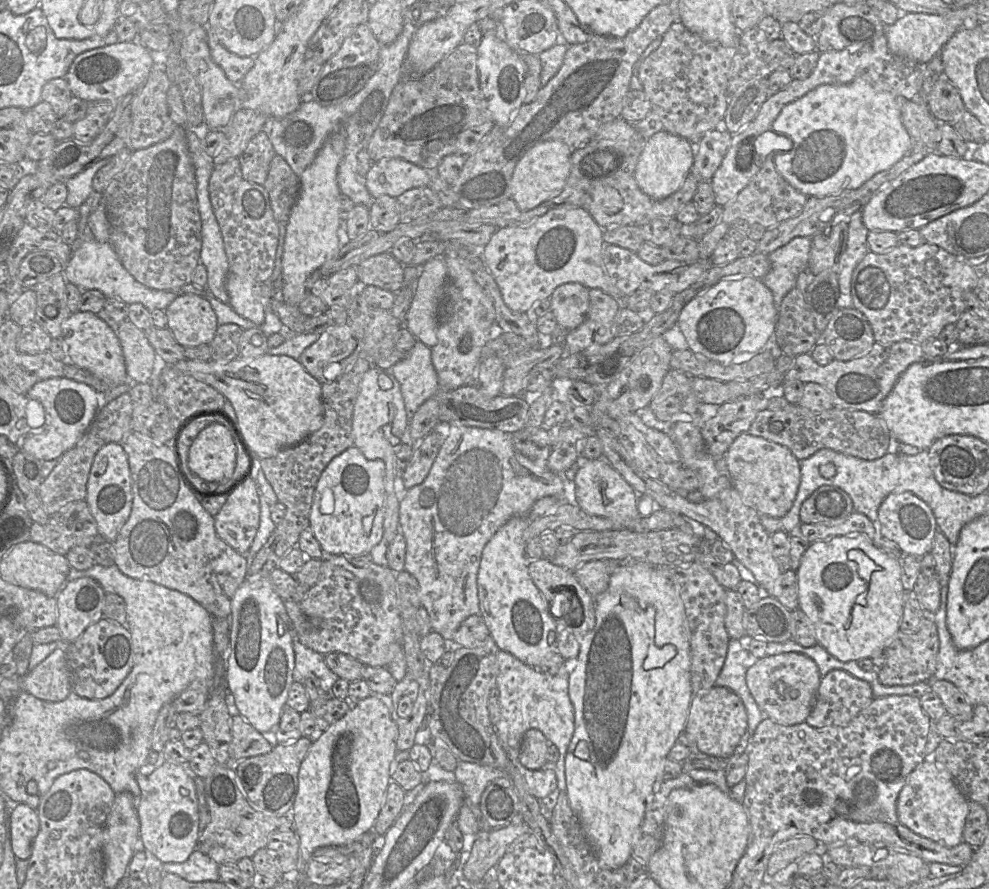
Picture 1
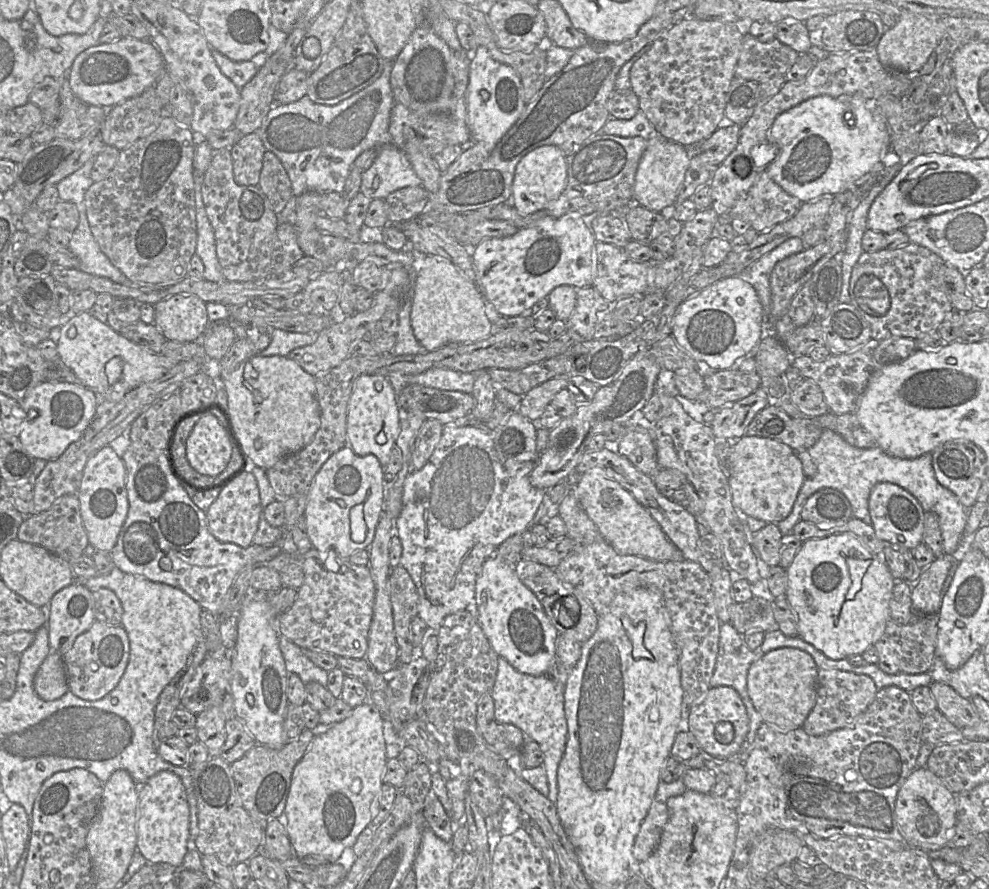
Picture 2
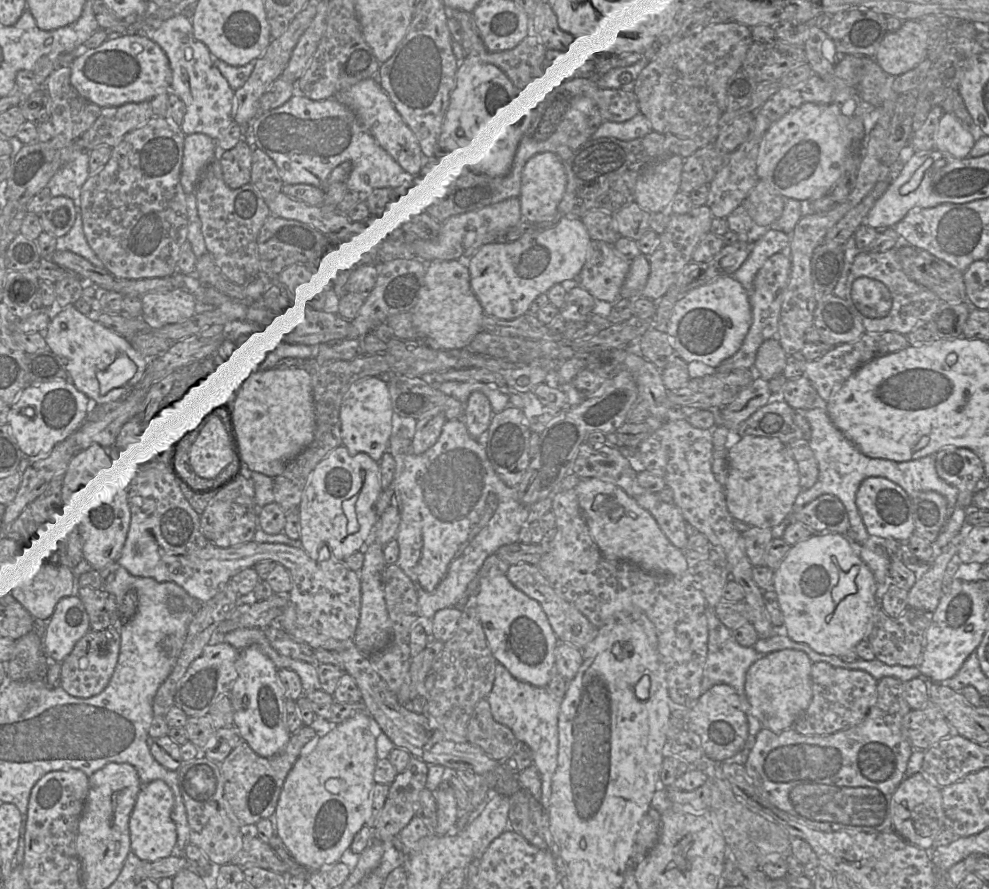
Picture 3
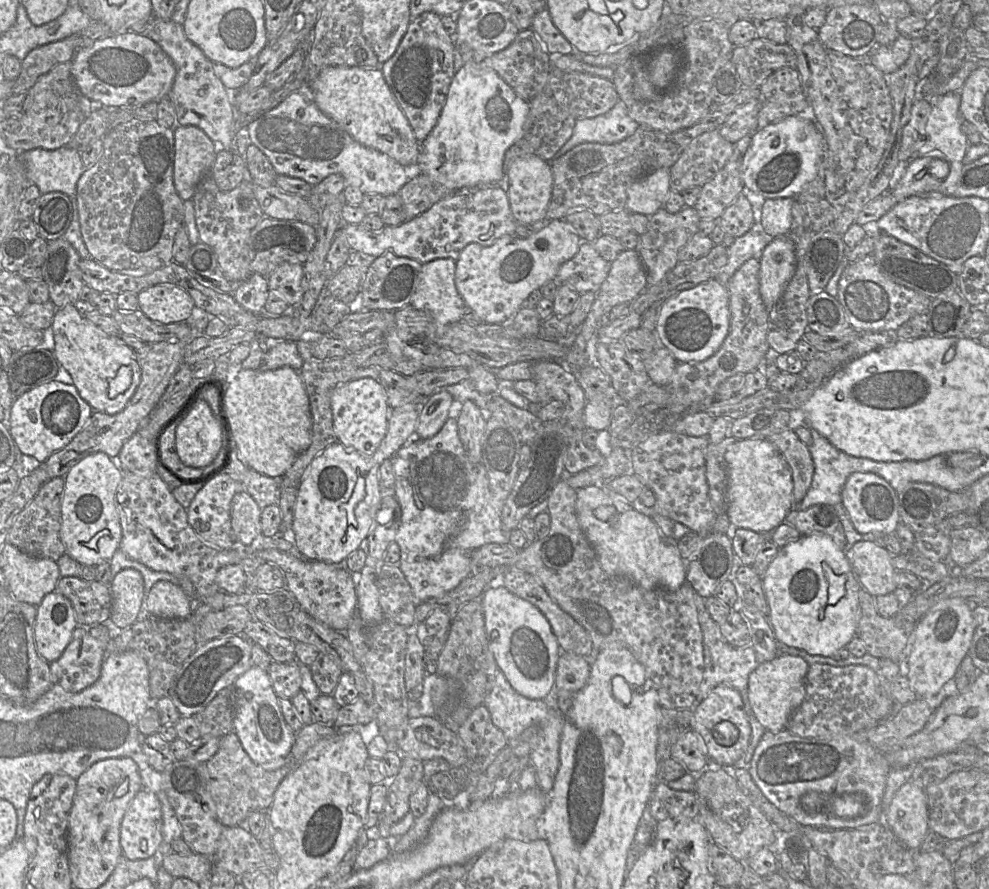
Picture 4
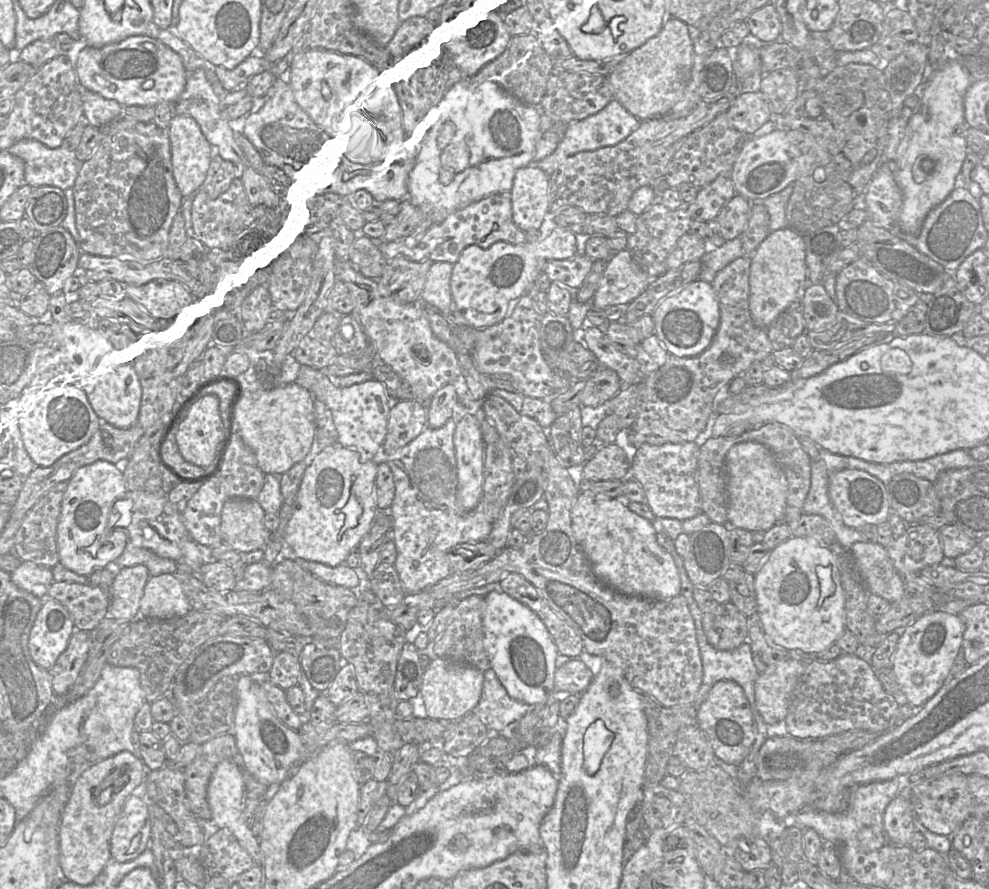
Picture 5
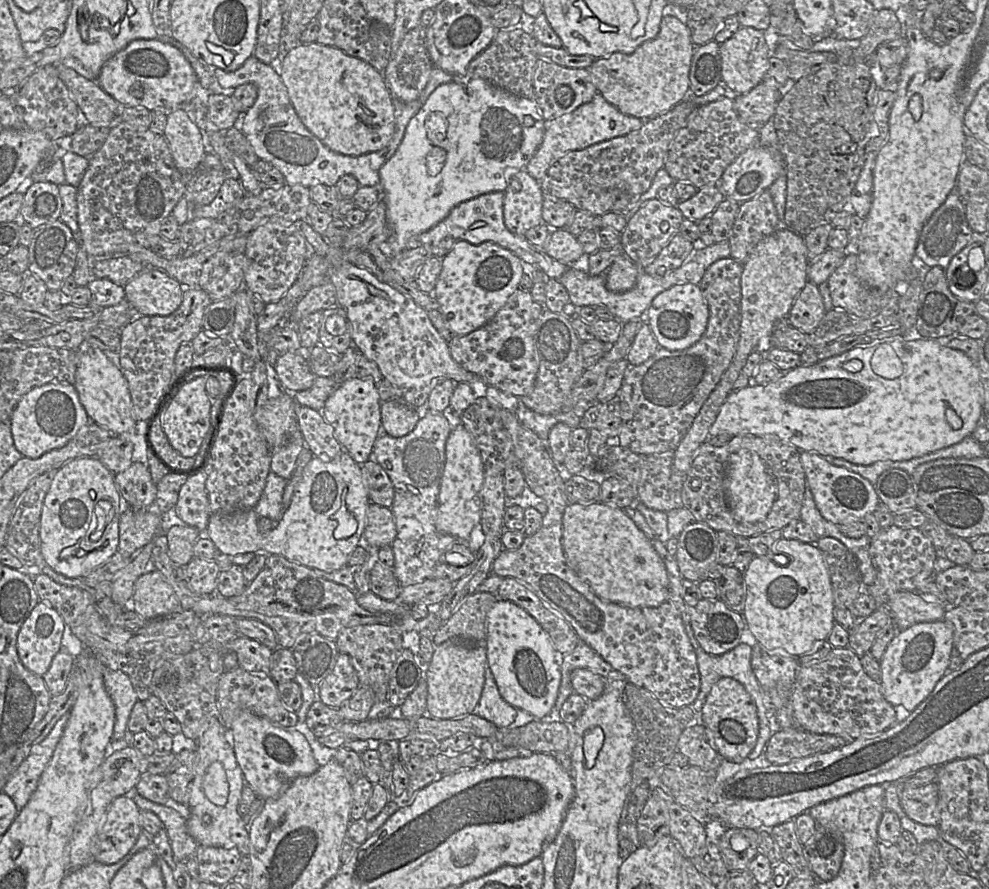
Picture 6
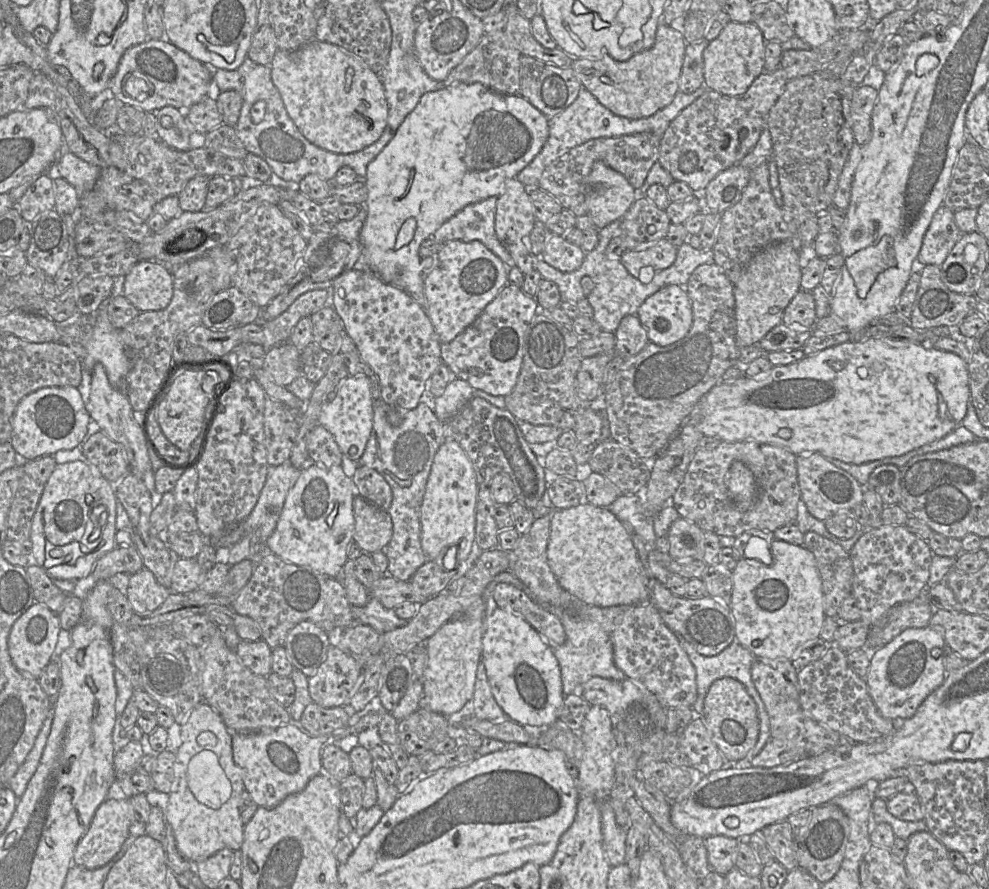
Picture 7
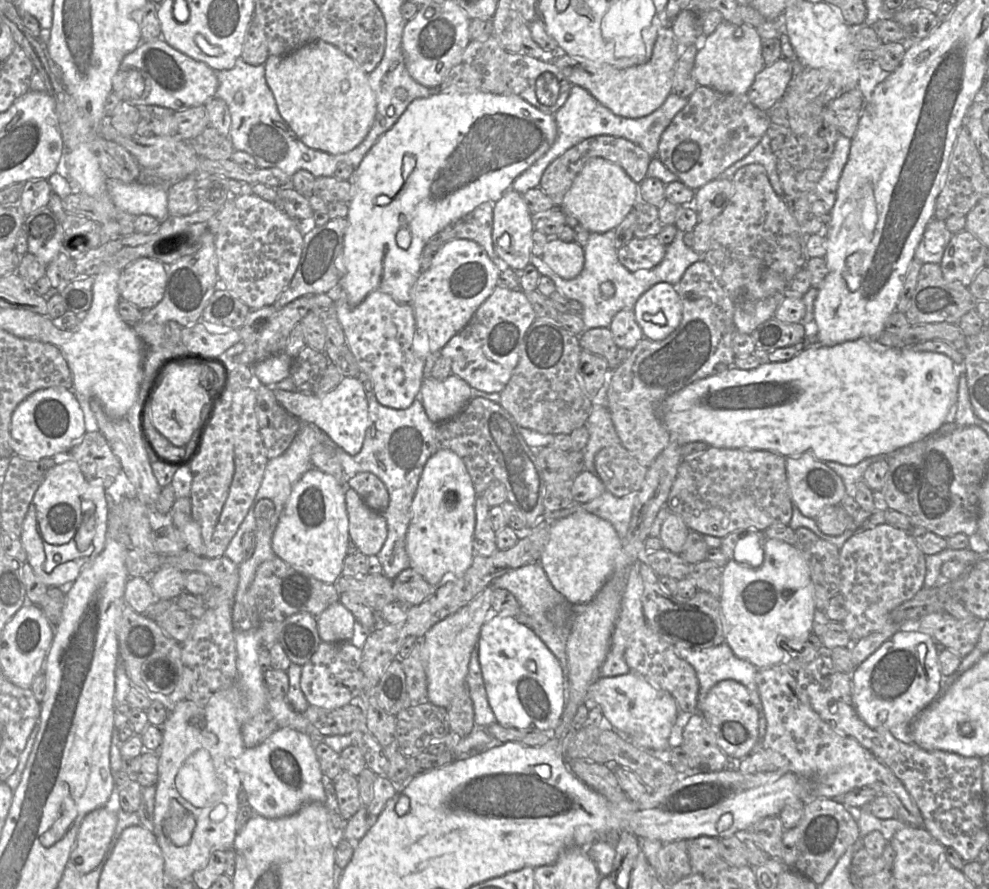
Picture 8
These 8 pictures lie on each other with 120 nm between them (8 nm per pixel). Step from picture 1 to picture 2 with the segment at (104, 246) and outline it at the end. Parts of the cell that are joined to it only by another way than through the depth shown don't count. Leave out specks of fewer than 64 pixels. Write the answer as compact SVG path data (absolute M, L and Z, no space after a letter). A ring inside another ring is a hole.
M86 206L77 208L79 224L76 230L73 231L68 245L68 249L78 259L77 269L91 275L108 278L119 284L132 282L101 251L91 232L86 215Z

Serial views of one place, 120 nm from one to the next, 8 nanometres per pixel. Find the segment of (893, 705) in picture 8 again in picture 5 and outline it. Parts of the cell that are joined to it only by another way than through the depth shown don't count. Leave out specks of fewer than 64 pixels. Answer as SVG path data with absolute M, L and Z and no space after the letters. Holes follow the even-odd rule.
M934 611L924 614L901 631L891 669L908 704L913 707L923 706L946 682L956 656L962 651L965 628L959 615Z

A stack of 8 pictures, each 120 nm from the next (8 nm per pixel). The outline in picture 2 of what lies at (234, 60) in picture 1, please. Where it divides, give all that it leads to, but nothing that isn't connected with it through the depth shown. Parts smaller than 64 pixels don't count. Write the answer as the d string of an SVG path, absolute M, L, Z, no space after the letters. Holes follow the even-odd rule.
M212 49L212 55L222 73L239 89L243 88L255 76L259 67L268 57L263 52L248 61L233 61L215 49Z

